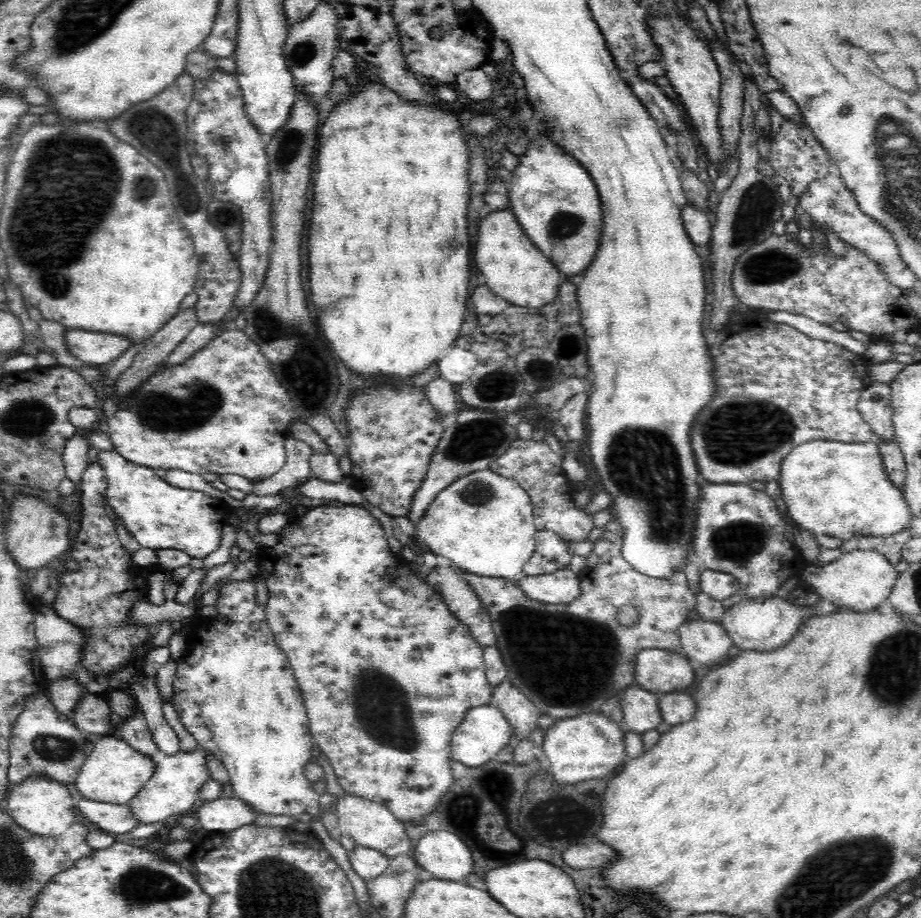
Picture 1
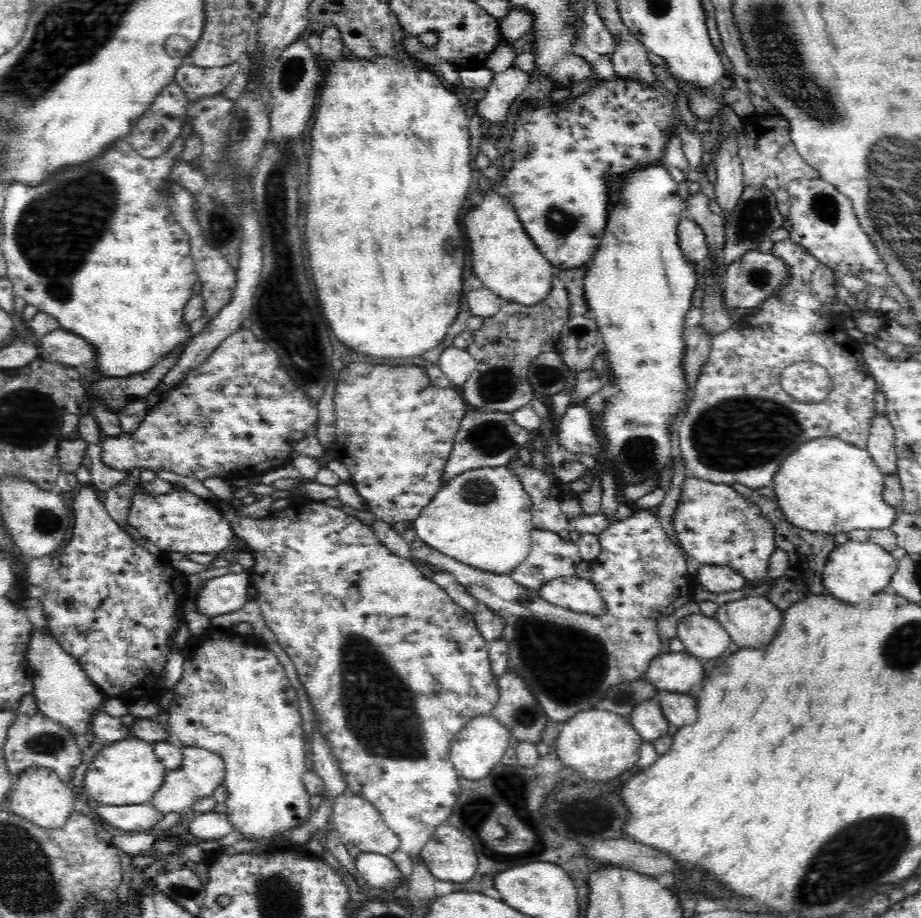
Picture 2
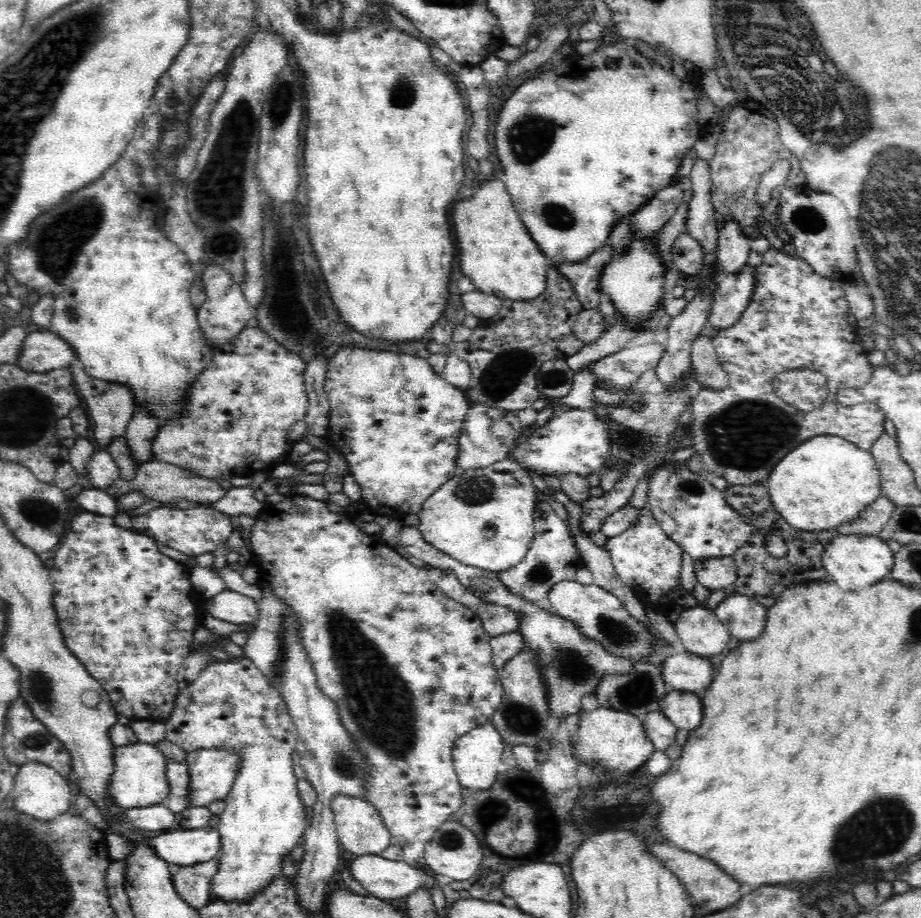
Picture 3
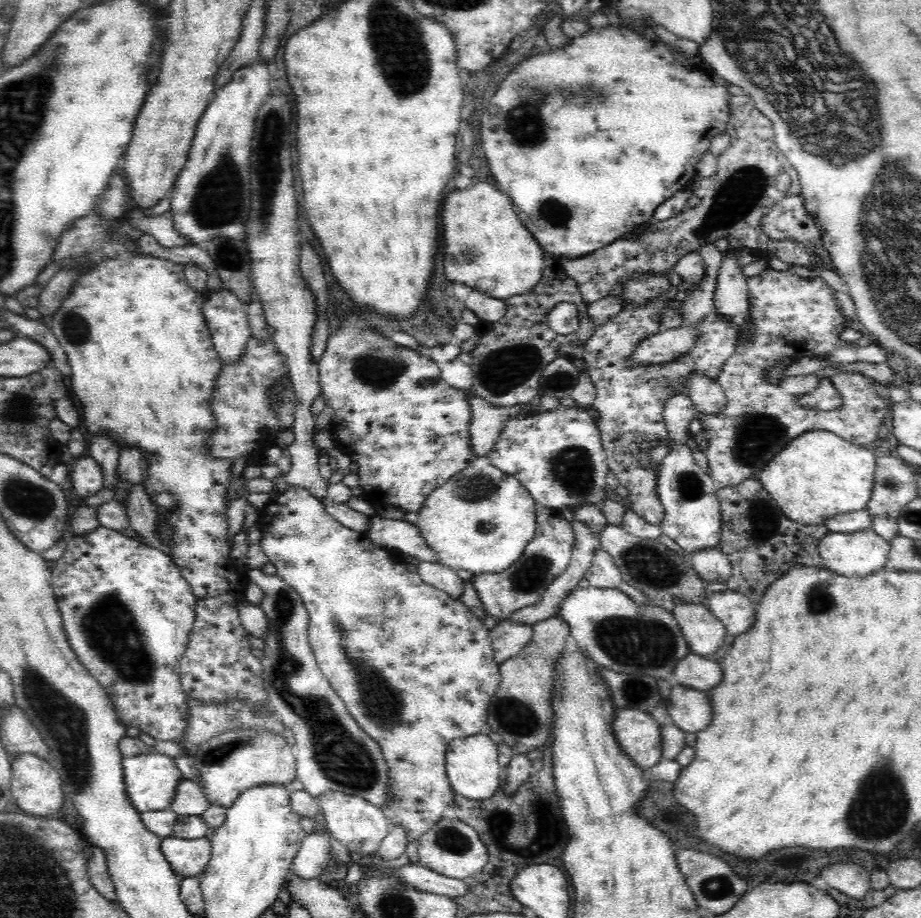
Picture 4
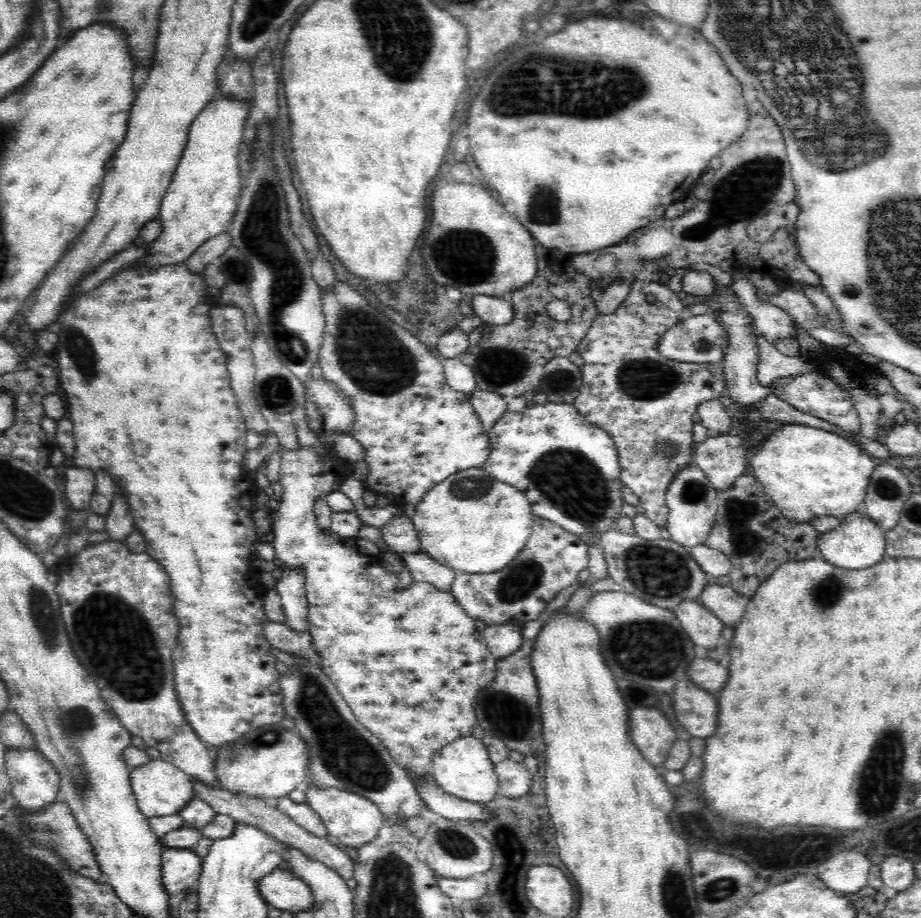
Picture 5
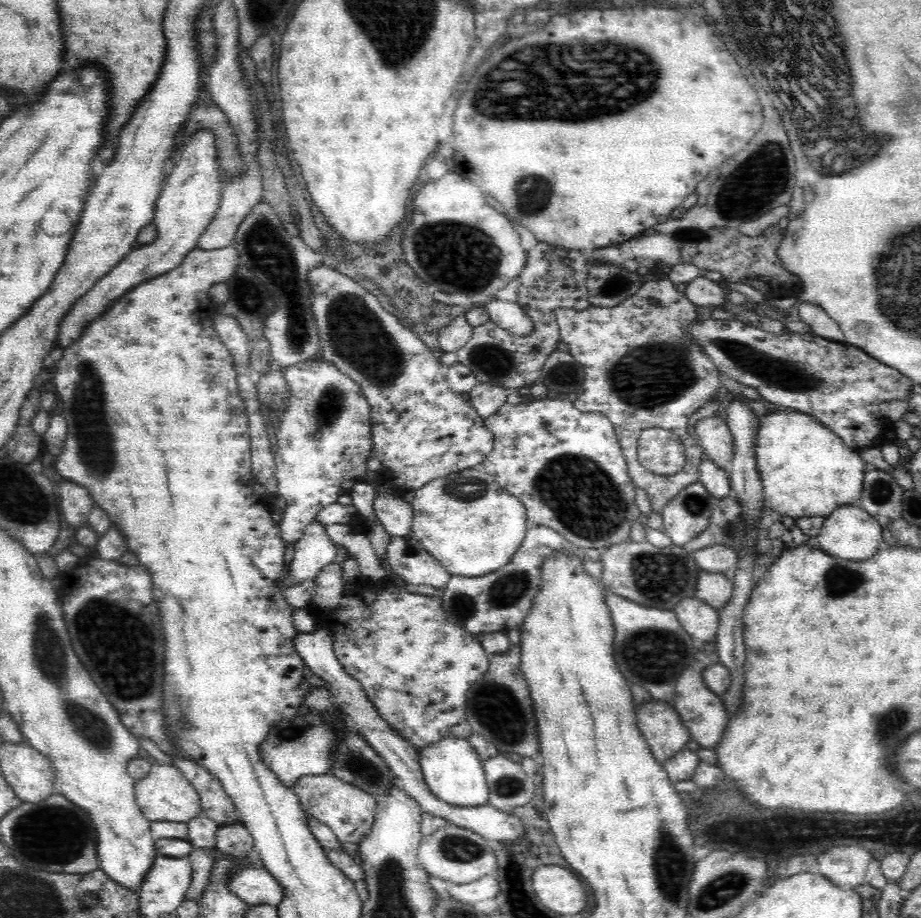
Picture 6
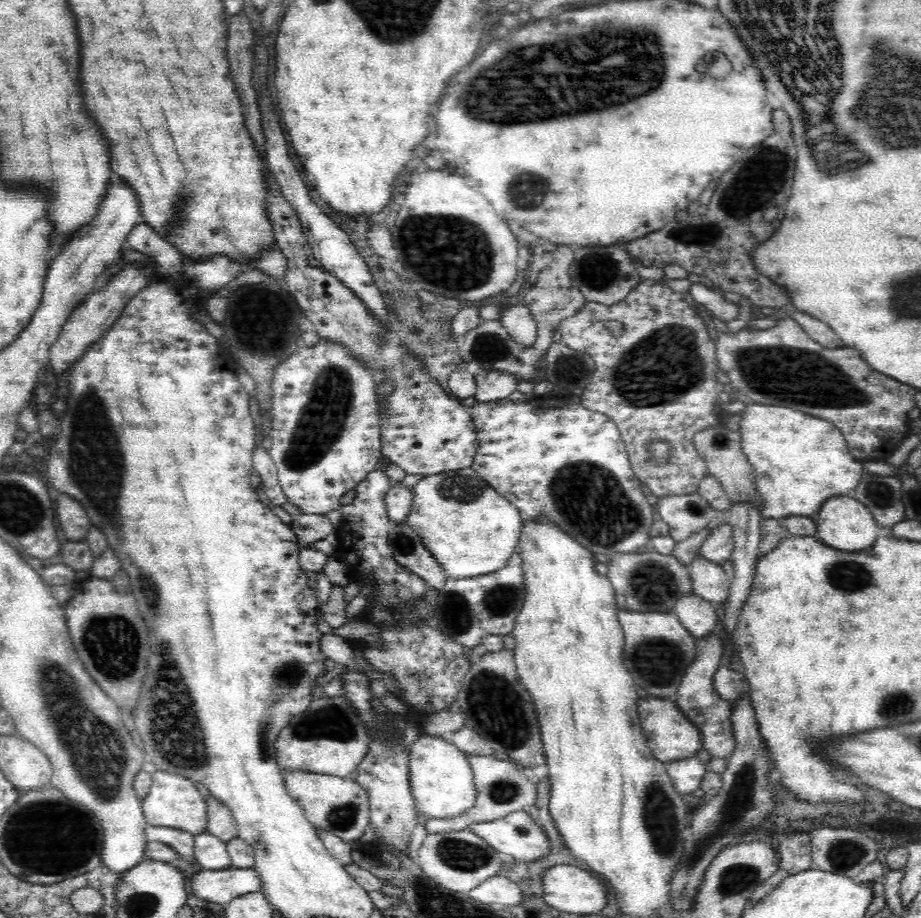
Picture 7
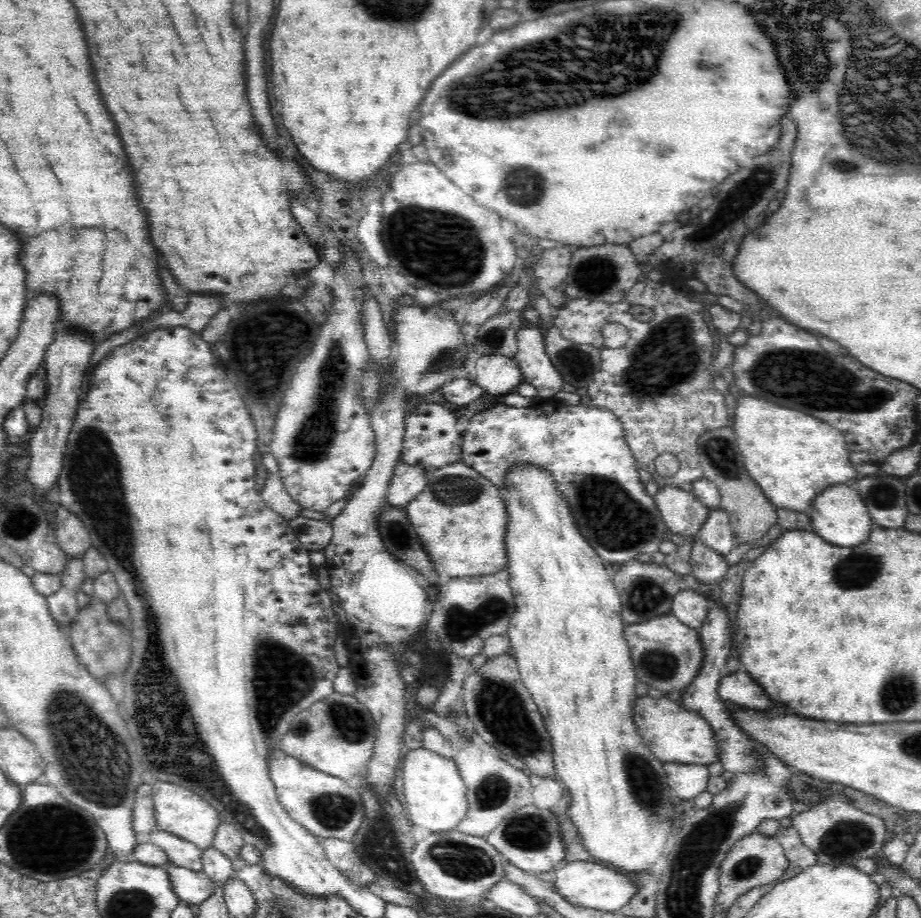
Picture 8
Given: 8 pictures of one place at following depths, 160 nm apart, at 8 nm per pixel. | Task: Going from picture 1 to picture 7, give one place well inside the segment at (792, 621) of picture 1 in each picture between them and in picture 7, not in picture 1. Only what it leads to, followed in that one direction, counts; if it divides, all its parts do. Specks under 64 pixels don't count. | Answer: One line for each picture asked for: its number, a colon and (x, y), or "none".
2: (752, 621)
3: (745, 619)
4: (736, 611)
5: (725, 602)
6: (713, 587)
7: (709, 581)

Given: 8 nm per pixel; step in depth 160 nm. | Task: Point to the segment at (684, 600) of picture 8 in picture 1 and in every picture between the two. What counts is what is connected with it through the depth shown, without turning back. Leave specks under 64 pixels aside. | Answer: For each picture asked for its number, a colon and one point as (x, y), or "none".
1: (706, 641)
2: (704, 637)
3: (701, 632)
4: (704, 632)
5: (705, 629)
6: (699, 619)
7: (698, 615)

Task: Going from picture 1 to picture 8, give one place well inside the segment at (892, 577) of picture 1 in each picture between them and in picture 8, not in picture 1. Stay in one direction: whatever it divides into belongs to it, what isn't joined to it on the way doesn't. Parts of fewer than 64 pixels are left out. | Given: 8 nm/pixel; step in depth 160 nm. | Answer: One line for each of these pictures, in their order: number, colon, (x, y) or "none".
2: (856, 570)
3: (854, 561)
4: (859, 552)
5: (858, 541)
6: (848, 531)
7: (842, 522)
8: (838, 515)

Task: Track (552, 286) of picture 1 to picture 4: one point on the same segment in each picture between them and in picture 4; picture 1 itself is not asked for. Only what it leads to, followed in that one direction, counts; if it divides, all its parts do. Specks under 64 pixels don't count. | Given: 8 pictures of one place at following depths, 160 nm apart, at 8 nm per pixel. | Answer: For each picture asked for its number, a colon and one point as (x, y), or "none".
2: (504, 258)
3: (496, 252)
4: (487, 248)

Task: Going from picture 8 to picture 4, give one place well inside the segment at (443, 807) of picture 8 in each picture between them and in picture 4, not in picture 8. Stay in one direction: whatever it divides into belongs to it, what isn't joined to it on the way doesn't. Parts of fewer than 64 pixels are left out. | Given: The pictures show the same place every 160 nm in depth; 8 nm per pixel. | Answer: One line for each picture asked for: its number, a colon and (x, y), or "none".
4: (472, 766)
5: (463, 768)
6: (452, 771)
7: (440, 780)

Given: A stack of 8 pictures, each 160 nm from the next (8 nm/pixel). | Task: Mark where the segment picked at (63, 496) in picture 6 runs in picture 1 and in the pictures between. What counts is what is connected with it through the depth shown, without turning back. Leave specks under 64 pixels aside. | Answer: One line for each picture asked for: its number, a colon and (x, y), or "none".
1: (223, 410)
2: (232, 417)
3: (102, 471)
4: (86, 476)
5: (80, 484)

